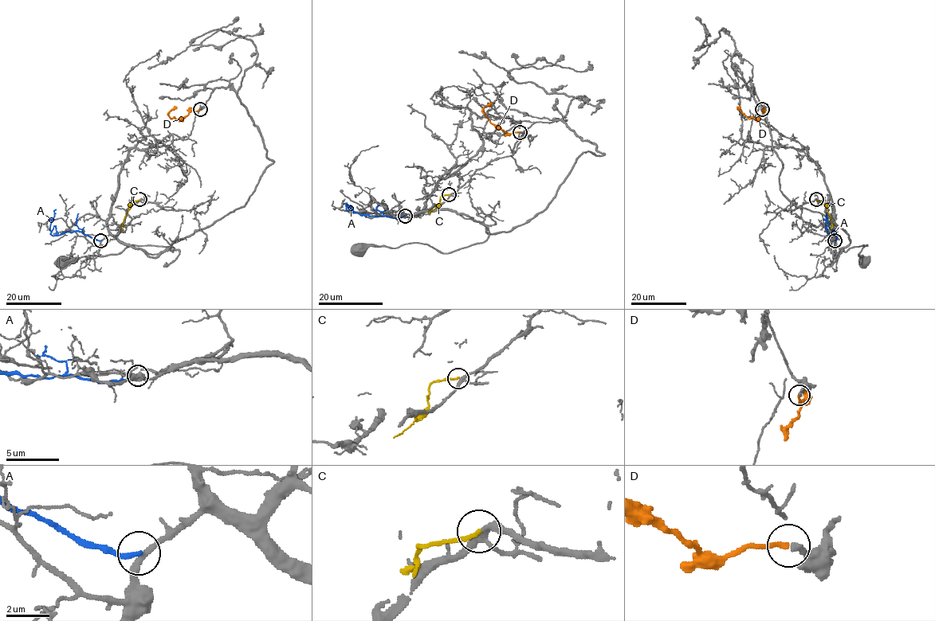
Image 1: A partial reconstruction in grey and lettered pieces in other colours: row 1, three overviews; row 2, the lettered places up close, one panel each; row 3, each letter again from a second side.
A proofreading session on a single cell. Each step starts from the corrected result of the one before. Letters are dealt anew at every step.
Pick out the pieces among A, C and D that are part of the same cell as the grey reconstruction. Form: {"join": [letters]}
{"join": ["D"]}

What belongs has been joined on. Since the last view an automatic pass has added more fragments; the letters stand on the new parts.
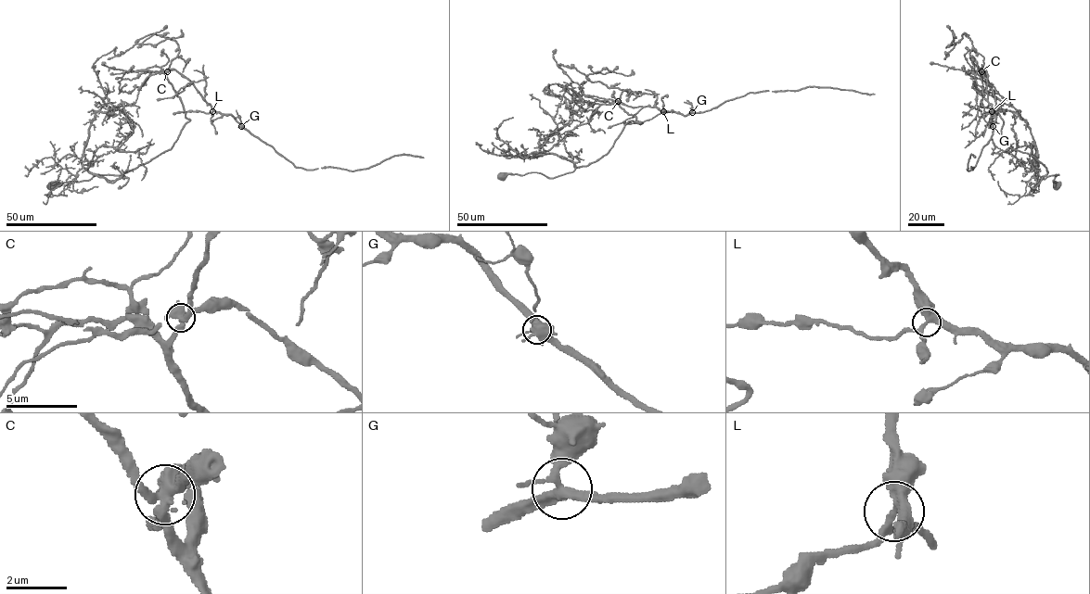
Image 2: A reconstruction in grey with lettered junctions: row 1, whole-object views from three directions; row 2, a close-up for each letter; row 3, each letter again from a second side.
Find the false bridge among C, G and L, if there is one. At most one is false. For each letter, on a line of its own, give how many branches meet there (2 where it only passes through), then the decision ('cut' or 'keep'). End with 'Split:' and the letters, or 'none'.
C: 4 | cut
G: 4 | keep
L: 4 | keep
Split: C

